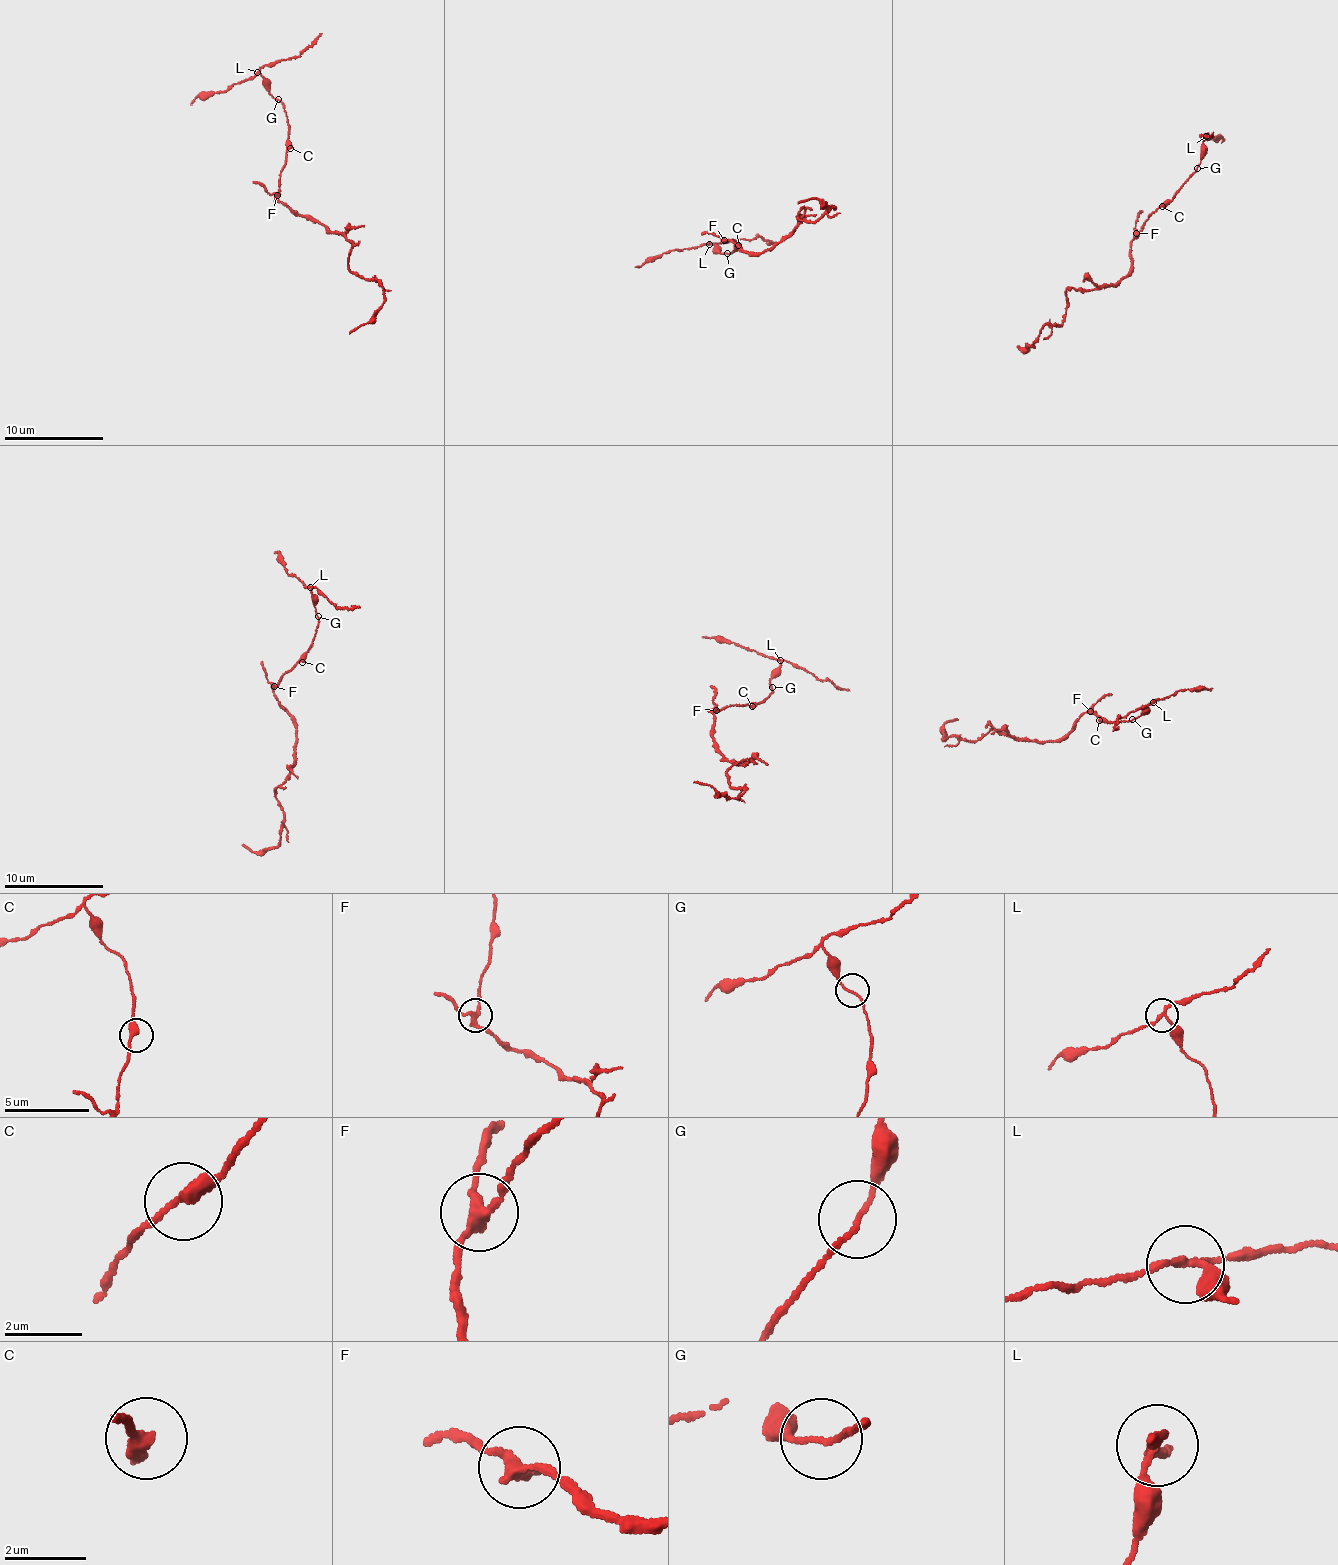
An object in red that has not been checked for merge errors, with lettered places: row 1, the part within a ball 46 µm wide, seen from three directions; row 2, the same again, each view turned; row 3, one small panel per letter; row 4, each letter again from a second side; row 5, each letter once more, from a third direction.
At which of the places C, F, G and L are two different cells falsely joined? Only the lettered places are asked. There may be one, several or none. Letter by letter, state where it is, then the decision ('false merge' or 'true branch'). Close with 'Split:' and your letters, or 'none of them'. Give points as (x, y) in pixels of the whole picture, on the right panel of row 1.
C: (1162, 206) | true branch
F: (1136, 233) | false merge
G: (1197, 168) | true branch
L: (1206, 136) | false merge
Split: F, L

